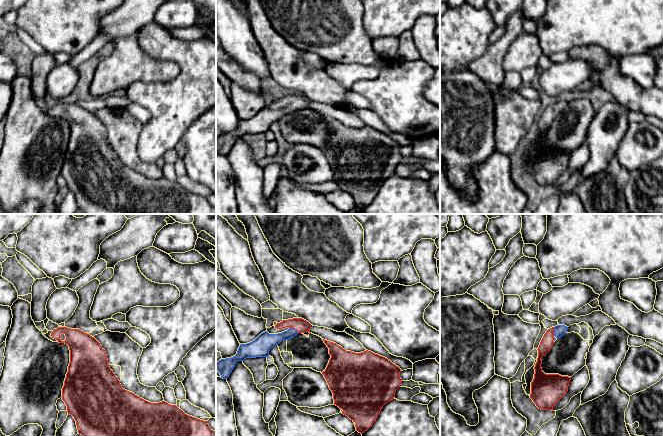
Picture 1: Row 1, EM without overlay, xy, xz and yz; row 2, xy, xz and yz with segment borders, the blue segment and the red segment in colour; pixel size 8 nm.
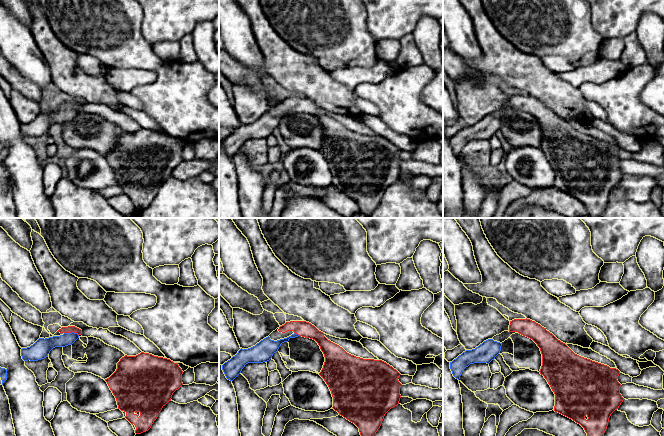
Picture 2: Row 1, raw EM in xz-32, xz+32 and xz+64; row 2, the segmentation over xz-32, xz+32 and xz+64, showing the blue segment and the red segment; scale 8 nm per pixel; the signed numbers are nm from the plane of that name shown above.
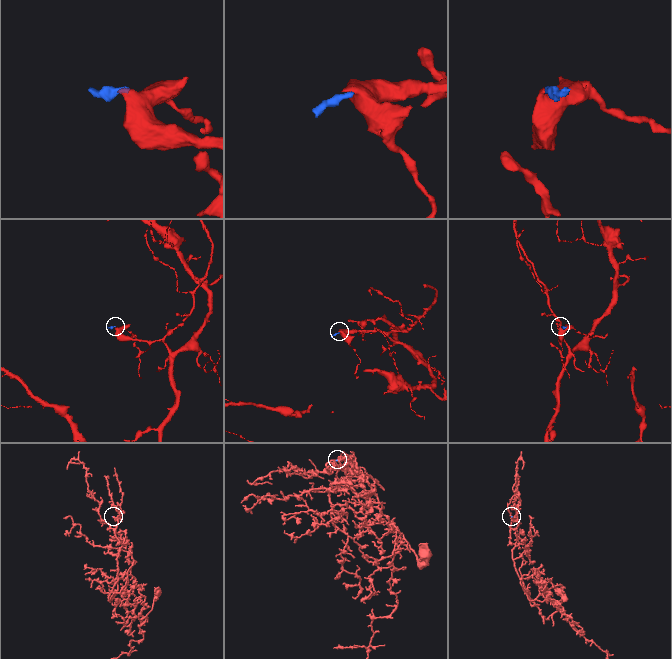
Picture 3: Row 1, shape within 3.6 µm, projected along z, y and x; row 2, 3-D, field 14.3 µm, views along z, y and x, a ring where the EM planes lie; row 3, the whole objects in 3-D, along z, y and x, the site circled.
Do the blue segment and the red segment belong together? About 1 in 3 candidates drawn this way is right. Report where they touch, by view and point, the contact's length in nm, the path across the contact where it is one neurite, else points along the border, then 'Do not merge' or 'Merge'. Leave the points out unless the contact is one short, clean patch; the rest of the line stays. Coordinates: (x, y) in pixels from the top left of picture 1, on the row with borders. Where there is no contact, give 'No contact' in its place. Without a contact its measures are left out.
Touches blue at xz (294, 329). Shared border 90 nm. Path across: xz (266, 341), (287, 335), (294, 329), (299, 324). Merge

